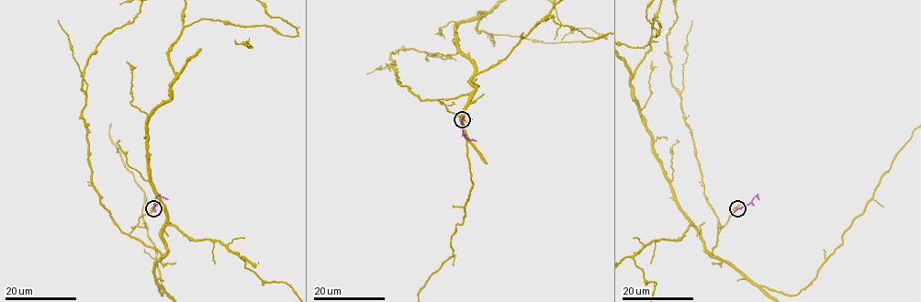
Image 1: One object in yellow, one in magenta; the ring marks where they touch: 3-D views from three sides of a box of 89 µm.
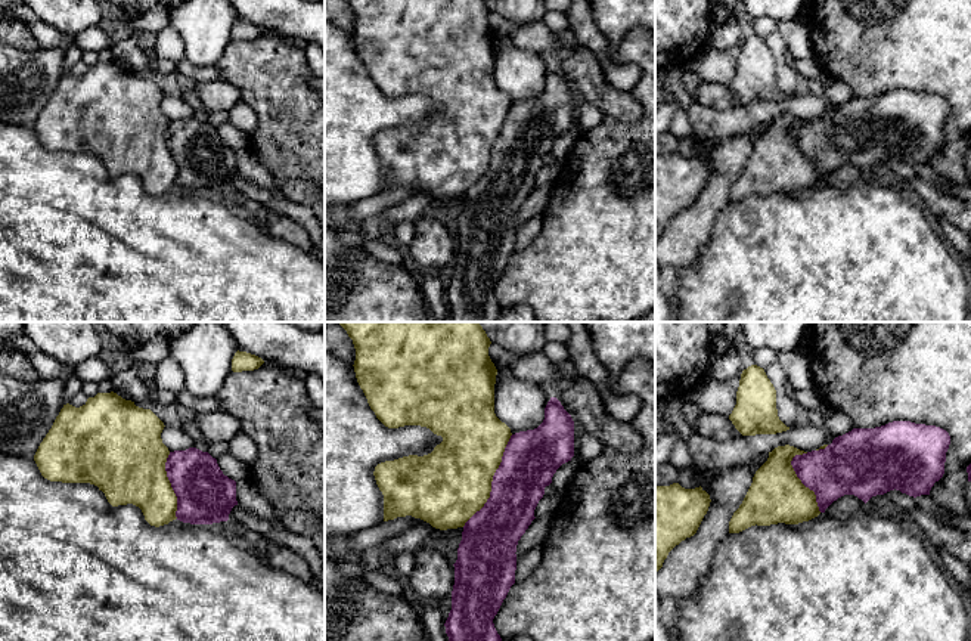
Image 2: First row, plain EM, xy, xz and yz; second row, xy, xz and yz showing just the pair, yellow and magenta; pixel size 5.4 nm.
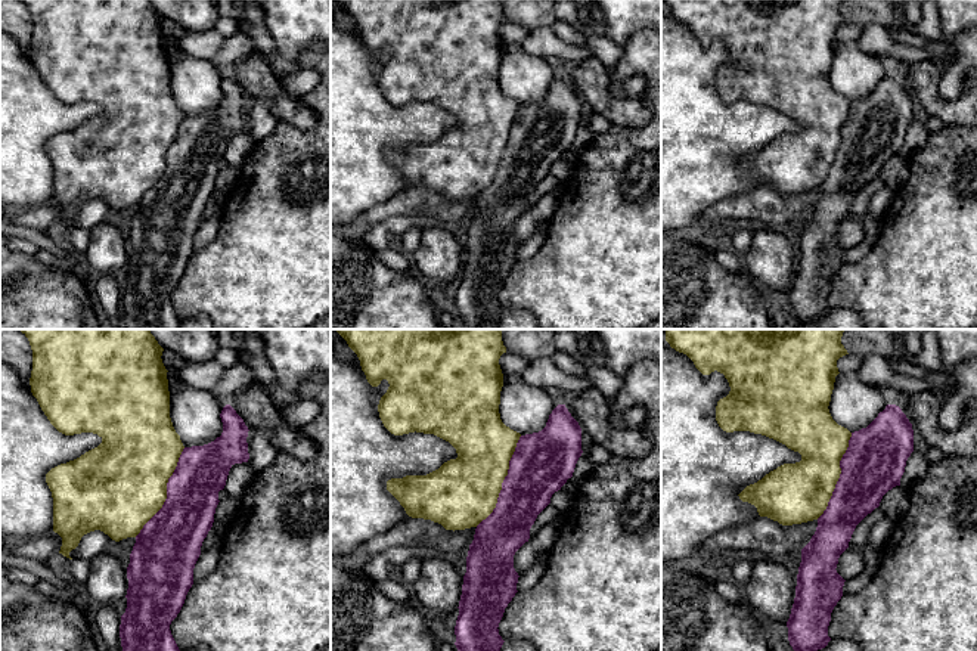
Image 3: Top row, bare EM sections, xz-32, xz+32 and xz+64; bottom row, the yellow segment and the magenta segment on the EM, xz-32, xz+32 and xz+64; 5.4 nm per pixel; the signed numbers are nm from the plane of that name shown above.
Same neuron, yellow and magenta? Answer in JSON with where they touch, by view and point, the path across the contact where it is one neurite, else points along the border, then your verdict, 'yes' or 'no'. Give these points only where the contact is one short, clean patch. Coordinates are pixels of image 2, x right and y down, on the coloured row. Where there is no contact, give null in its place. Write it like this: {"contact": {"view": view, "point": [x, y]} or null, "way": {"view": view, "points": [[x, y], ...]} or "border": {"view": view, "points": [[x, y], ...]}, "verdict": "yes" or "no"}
{"contact": {"view": "xz", "point": [492, 480]}, "verdict": "no"}

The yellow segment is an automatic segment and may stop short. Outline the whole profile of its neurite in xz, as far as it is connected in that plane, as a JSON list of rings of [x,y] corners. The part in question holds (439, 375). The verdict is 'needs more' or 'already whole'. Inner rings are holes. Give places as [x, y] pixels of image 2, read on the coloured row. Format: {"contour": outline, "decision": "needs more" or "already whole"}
{"contour": [[[338,322],[356,349],[354,372],[370,409],[388,428],[421,425],[443,442],[428,455],[409,455],[375,467],[373,476],[384,495],[384,521],[412,515],[440,530],[463,527],[480,511],[491,492],[511,428],[494,414],[497,369],[488,356],[491,344],[480,322]]], "decision": "already whole"}

